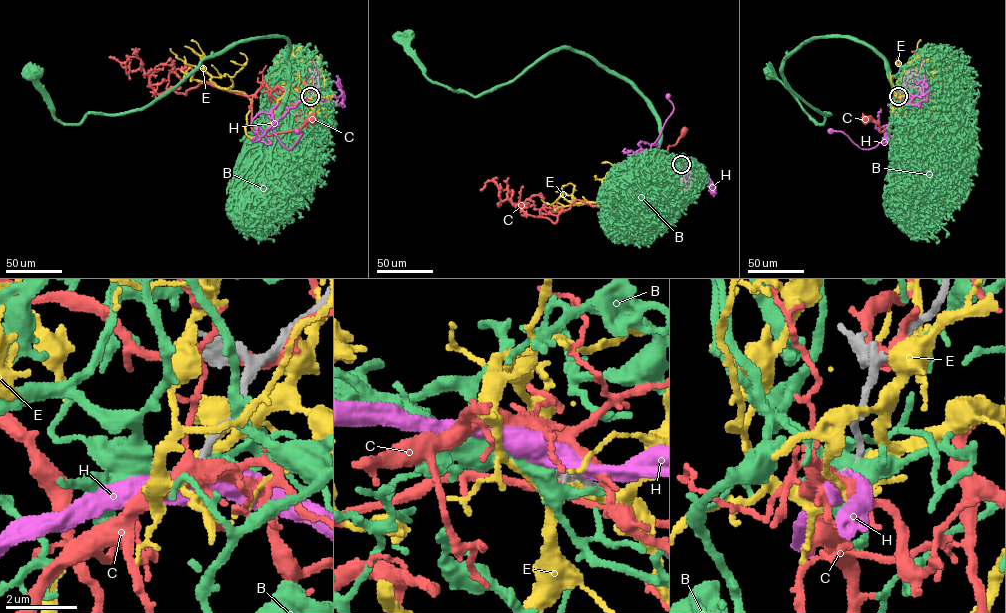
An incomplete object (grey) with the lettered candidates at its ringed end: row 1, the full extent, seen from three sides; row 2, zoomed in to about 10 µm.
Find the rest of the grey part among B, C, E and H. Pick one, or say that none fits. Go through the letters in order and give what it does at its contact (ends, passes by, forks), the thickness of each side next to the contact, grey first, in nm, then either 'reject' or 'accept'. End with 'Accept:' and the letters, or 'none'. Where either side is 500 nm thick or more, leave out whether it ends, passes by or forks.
B: it passes by; calibres 280 and 400 nm; reject
C: it forks; calibres 240 and 420 nm; reject
E: it passes by; calibres 300 and 220 nm; reject
H: calibres 260 and 600 nm; reject
Accept: none

